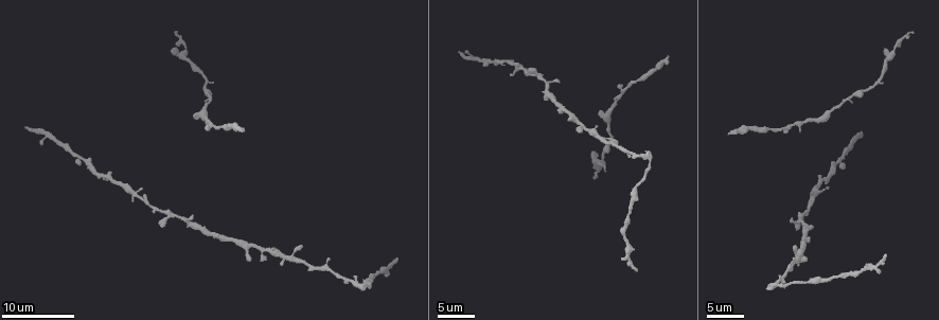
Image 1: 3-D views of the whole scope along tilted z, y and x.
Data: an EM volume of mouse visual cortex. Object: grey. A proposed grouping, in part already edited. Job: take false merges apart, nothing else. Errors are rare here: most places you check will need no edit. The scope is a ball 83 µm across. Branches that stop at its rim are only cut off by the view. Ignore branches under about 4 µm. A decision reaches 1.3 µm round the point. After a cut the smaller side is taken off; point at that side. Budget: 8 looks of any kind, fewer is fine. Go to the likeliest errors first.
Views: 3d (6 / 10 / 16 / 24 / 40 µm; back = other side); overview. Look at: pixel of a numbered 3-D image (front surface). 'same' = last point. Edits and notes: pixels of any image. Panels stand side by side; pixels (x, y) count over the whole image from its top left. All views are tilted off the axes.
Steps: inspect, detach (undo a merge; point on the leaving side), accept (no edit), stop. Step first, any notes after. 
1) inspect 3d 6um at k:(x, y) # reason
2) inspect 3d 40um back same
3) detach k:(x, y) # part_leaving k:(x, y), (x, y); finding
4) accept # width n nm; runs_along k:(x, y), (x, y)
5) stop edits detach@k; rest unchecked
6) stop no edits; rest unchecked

inspect 3d 6um at 1:(785, 126) # three arms meet

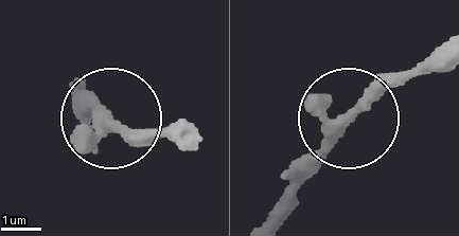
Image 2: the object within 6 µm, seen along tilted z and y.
accept # width 280 nm; continuous, no second neuron

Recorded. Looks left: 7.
inspect 3d 10um at 1:(801, 221) # arms part here

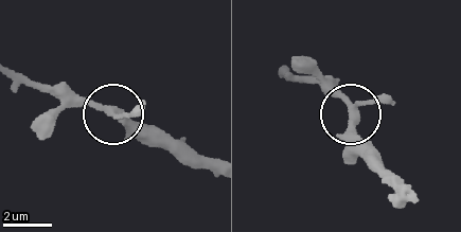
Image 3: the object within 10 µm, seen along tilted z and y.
accept # side_arm 30 um; runs_along 3:(202, 168), (60, 86); continuous, no second neuron

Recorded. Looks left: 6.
inspect 3d 10um at 1:(831, 109) # sudden change in width

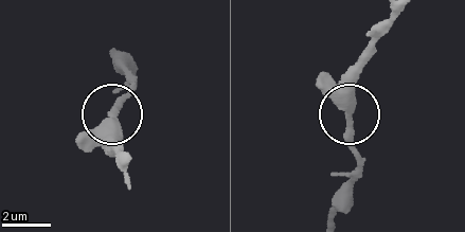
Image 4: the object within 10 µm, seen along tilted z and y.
accept # width 340 nm; all the same neuron

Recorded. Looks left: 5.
inspect 3d 10um at 1:(83, 158) # two arms in line, one across

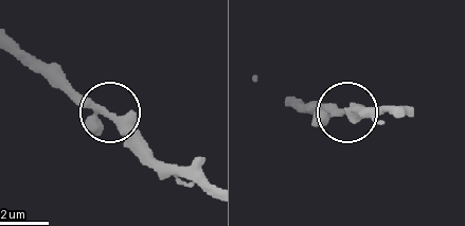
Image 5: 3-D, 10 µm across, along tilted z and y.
inspect 3d 10um back at 5:(107, 114) # other side

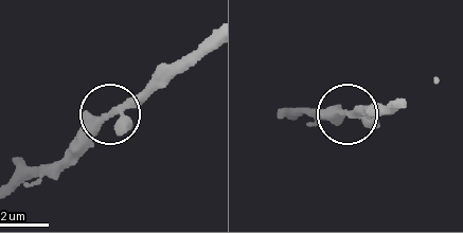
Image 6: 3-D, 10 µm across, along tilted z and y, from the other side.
accept # runs_along 6:(9, 194), (64, 166), (104, 118), (129, 106), (163, 66); all the same neuron

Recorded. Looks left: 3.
stop no edits; rest unchecked

